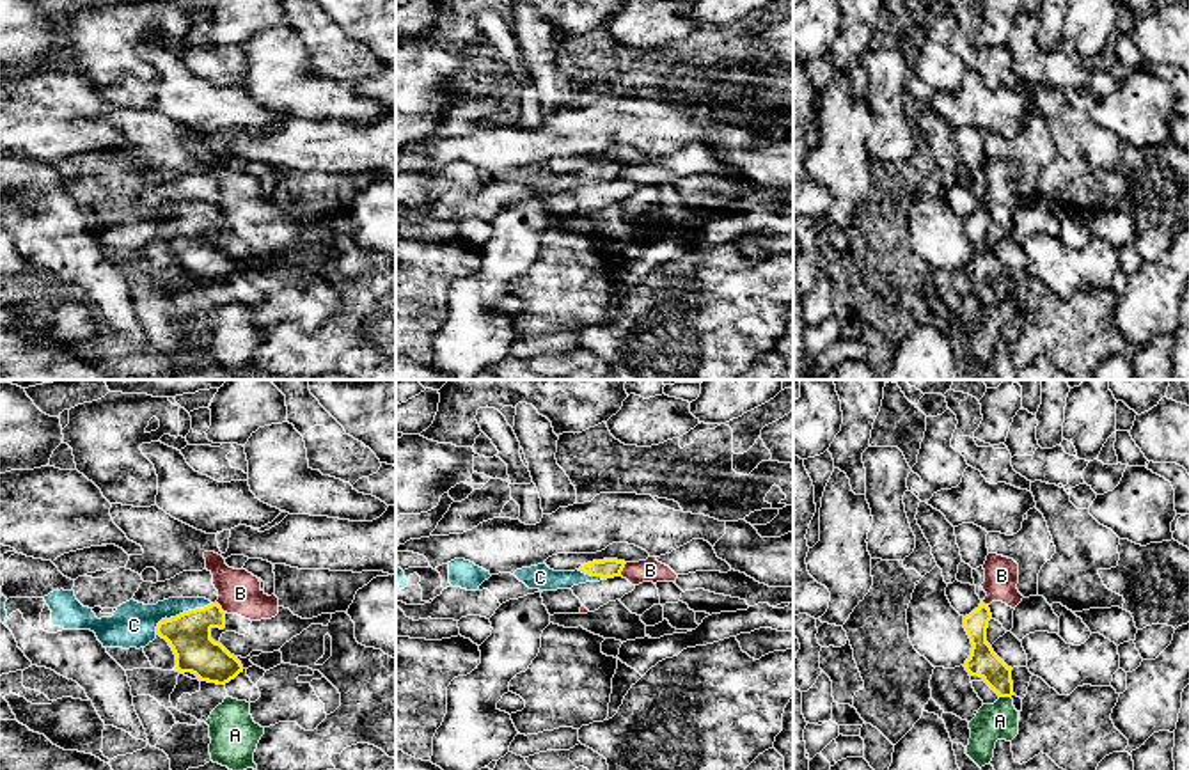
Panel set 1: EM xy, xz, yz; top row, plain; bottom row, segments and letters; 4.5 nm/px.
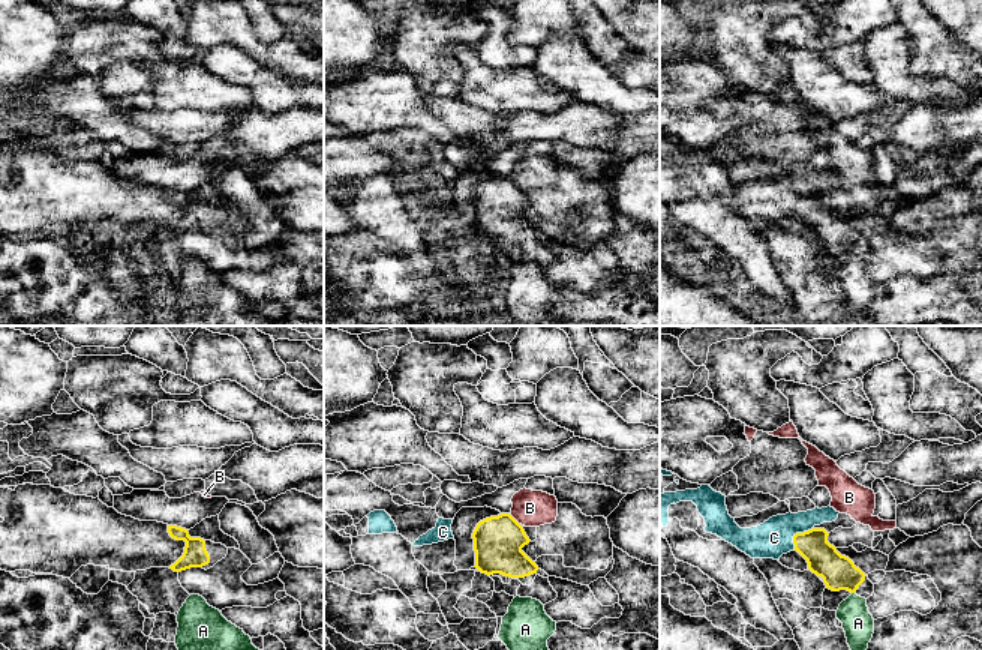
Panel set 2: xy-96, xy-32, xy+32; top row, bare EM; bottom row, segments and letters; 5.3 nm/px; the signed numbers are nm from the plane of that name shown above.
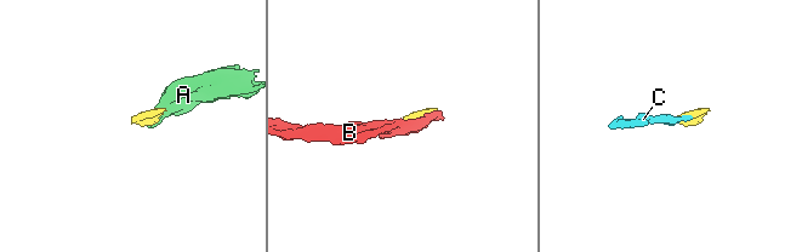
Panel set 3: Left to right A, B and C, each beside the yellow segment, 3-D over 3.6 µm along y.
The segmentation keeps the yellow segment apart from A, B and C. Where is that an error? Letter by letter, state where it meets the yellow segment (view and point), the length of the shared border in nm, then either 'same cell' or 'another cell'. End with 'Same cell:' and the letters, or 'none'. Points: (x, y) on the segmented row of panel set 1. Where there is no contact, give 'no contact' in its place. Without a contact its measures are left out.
A: contact yz (1005, 696); length 60 nm; another cell
B: contact xz (622, 570); length 70 nm; another cell
C: contact xy (188, 611); length 220 nm; same cell
Same cell: C

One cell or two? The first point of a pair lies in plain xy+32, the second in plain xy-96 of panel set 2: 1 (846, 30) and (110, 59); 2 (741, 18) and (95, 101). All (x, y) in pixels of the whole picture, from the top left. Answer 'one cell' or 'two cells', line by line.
1: two cells
2: two cells

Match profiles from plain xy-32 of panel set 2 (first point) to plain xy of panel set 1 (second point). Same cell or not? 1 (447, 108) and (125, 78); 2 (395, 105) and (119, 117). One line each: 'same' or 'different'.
1: different
2: different

